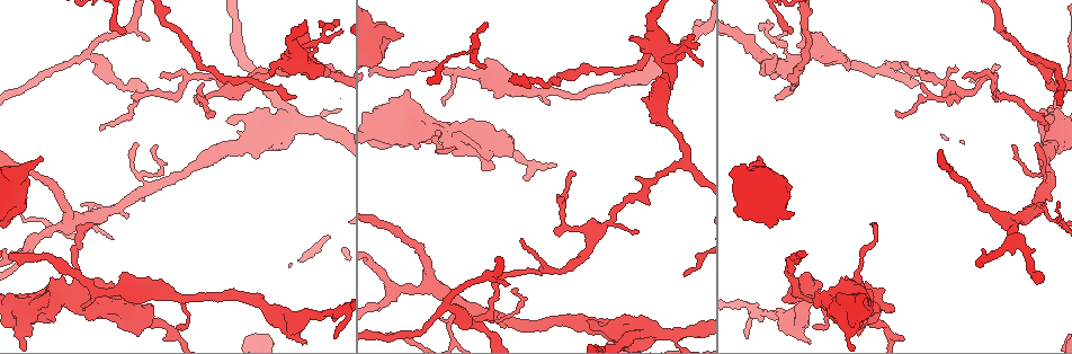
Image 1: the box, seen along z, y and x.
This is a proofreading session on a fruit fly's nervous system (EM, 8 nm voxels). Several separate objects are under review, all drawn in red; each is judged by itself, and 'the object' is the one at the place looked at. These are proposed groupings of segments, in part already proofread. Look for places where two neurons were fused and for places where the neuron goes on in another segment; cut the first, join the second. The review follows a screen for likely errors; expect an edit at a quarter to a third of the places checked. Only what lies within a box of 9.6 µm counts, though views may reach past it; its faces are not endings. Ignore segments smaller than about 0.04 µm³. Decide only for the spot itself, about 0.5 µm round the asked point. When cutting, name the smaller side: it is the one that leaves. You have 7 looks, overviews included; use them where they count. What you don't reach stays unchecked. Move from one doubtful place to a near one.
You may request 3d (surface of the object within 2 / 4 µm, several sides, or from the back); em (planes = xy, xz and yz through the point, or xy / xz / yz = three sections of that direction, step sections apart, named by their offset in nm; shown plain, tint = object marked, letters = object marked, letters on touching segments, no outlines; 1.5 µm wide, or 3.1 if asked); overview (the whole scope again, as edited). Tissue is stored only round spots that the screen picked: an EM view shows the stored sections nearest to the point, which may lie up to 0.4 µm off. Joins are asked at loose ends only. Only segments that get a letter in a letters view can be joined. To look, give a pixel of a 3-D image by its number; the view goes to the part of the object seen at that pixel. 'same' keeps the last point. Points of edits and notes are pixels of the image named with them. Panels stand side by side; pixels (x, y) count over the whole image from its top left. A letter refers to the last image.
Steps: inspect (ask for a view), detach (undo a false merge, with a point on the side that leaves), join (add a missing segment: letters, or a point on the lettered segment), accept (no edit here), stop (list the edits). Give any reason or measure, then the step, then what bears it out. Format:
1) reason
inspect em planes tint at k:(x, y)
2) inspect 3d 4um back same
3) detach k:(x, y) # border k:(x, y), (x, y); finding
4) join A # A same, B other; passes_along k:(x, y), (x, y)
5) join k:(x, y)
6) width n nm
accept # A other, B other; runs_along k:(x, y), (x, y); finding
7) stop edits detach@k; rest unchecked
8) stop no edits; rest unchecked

side arm on a straight run
inspect 3d 4um at 1:(1034, 56)

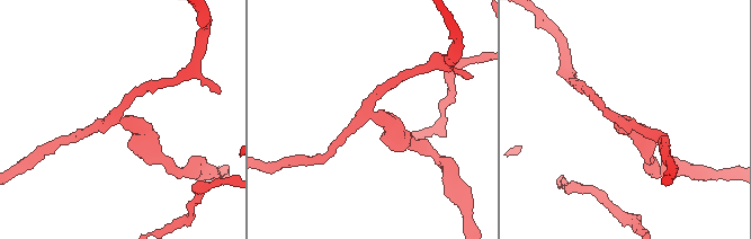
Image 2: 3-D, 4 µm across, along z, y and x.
inspect em planes letters at 2:(120, 121)

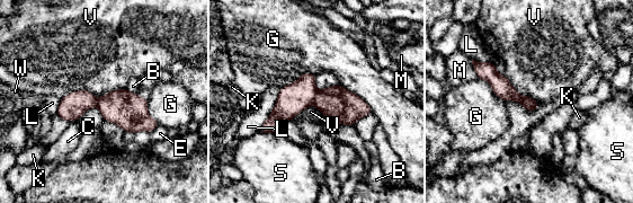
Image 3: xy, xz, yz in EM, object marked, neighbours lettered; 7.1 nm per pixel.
detach 3:(336, 103) # B other, C other, E other, G other, K other, L other, M other, S other, V other, W other; border 3:(318, 91), (311, 103); a second neuron is stuck on

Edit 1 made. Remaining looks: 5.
inspect overview

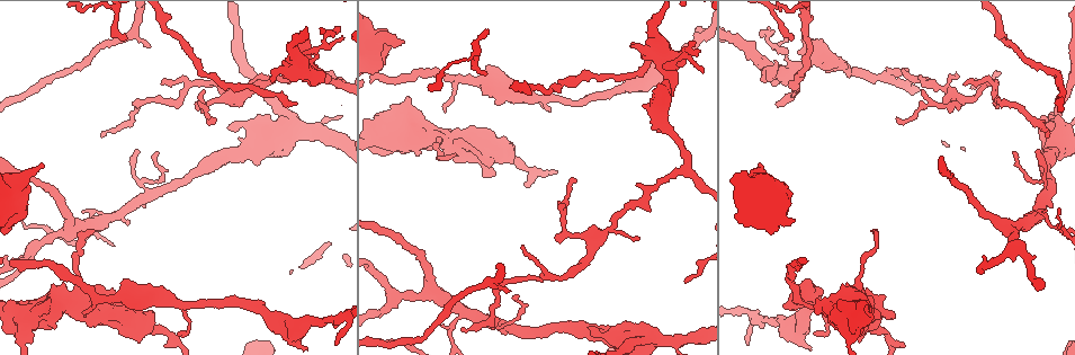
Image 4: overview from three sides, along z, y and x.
thick turns thin
inspect 3d 4um at 4:(308, 323)

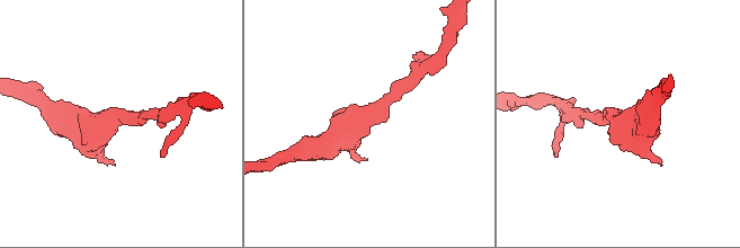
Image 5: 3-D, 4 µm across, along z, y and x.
inspect em planes letters at 5:(368, 119)

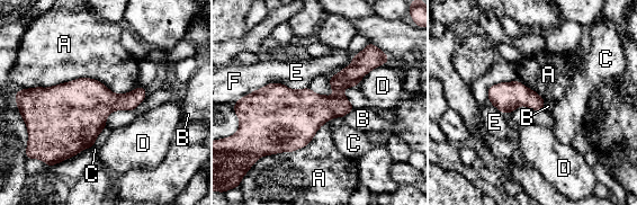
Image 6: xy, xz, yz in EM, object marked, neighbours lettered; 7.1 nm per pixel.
longest_contact A 800 nm
accept # A other, B other, C other, D other, E other, F other; one neuron here

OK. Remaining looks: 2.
free end
inspect 3d 4um at 4:(815, 332)

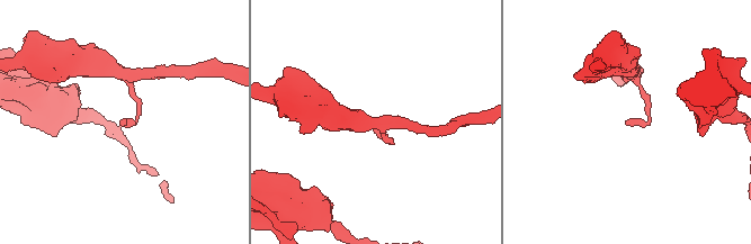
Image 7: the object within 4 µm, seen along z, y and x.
inspect em planes letters at 7:(120, 122)

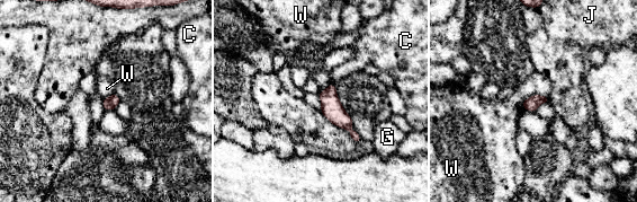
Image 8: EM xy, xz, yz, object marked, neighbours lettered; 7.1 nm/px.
accept # C other, G other, J other, W other; no lettered segment goes on from it

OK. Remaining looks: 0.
stop edits detach@3; rest unchecked

